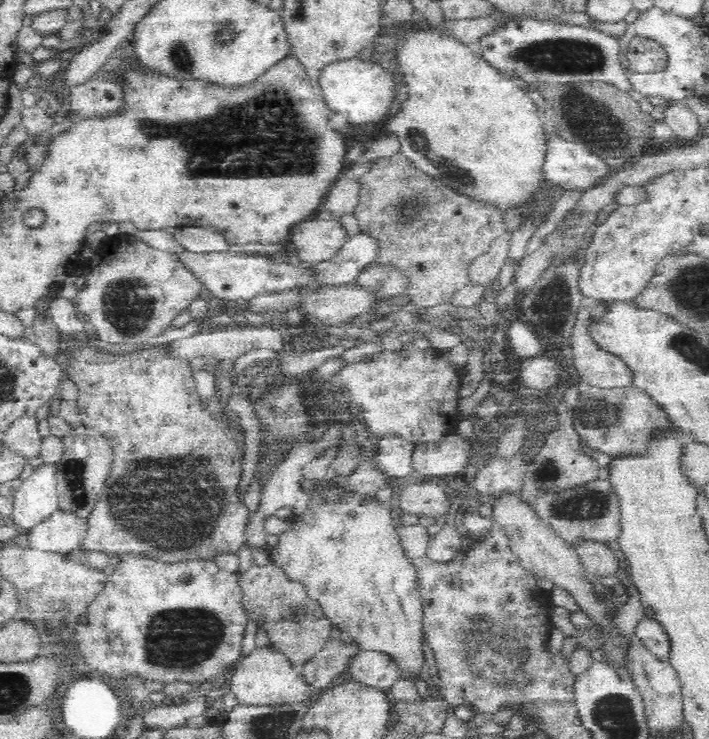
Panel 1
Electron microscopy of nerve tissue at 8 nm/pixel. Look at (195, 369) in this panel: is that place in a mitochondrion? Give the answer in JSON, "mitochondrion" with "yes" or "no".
{"mitochondrion":"no"}

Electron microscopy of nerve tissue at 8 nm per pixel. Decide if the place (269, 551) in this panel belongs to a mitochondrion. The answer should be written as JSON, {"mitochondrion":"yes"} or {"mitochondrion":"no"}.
{"mitochondrion":"no"}

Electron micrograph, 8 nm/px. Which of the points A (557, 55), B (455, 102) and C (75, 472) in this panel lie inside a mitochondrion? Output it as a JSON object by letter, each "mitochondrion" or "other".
{"A":"mitochondrion","B":"other","C":"mitochondrion"}

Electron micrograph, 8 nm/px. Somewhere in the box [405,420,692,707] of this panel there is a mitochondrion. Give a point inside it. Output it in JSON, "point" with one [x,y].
{"point":[501,654]}

